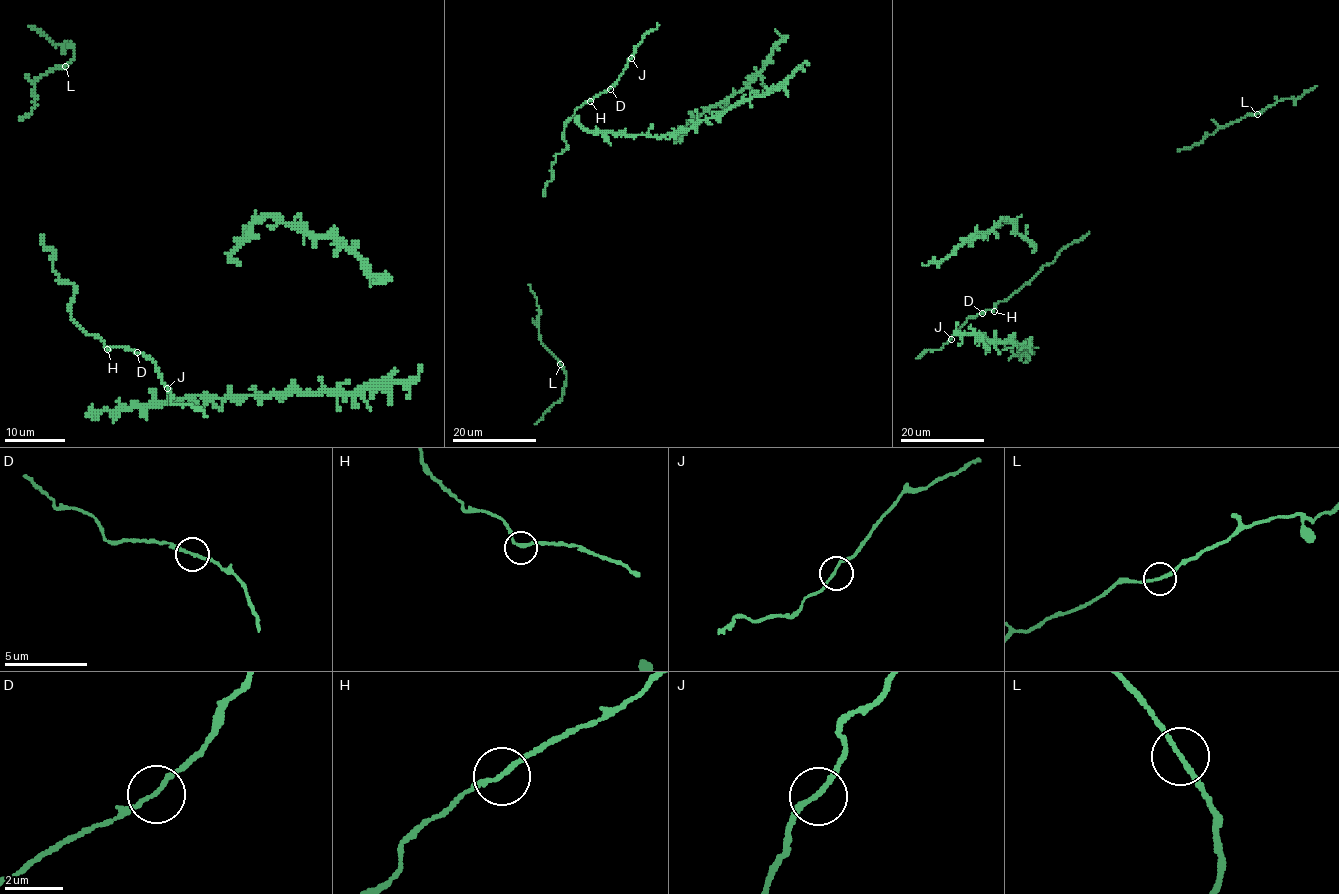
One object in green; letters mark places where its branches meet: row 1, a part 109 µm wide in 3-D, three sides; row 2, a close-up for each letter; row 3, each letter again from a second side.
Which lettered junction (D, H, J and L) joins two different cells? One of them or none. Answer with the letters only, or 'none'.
none

